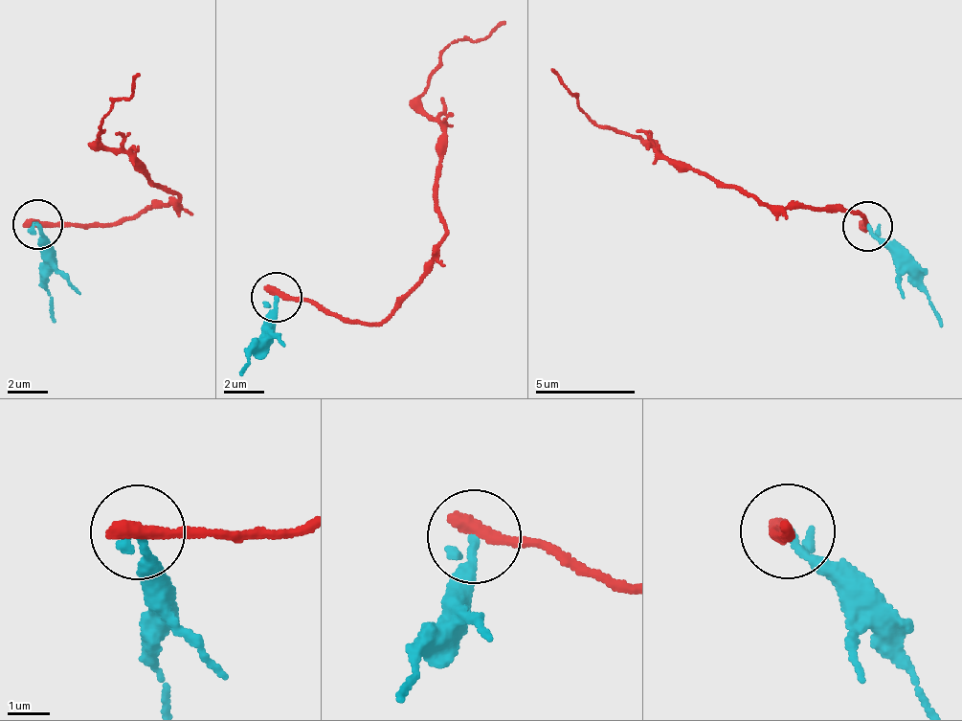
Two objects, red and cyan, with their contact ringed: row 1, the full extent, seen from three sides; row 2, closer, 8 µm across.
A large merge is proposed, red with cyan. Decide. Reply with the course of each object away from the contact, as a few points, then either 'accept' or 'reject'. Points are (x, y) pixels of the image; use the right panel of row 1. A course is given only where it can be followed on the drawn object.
course red (866, 227), (858, 228), (860, 215), (742, 196), (668, 160), (648, 139), (618, 134), (577, 104), (552, 70); course cyan (866, 227), (940, 327); reject

